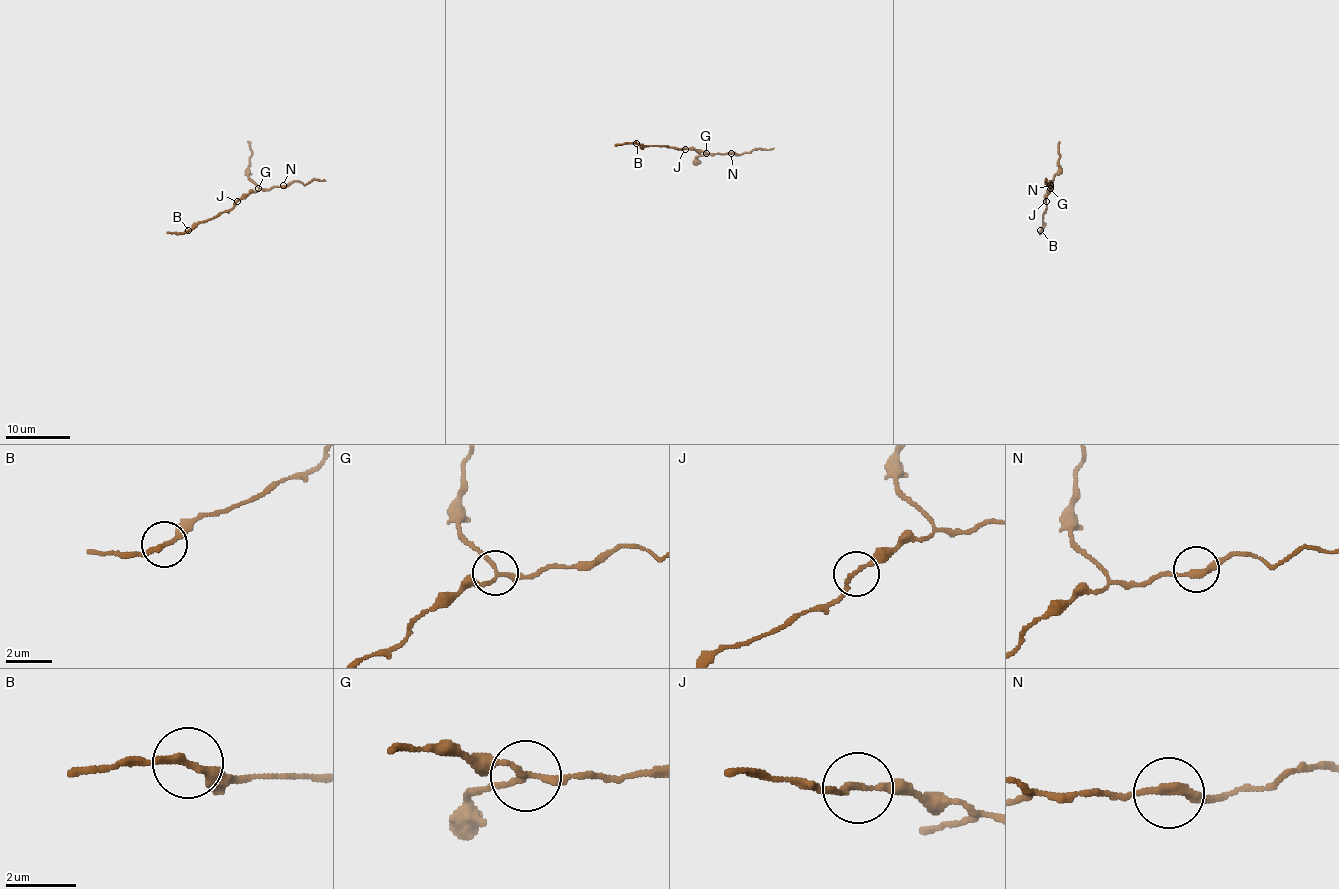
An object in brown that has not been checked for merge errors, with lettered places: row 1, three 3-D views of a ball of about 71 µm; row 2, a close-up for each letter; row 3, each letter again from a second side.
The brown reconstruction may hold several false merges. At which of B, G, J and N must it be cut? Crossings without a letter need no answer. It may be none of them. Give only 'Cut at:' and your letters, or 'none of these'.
Cut at: G

